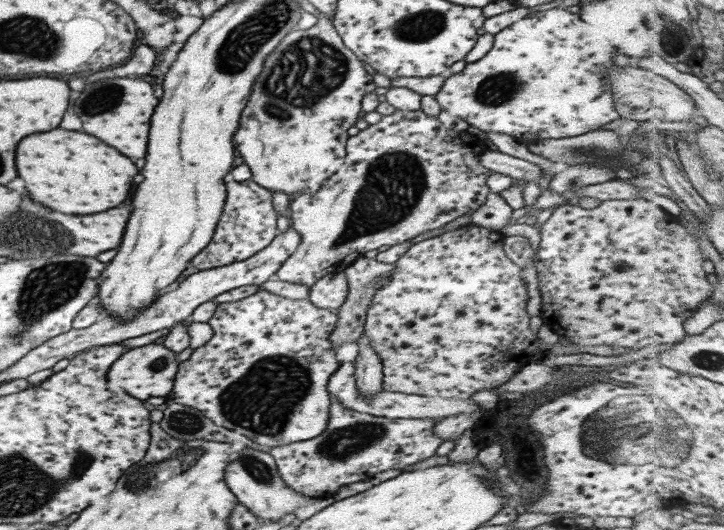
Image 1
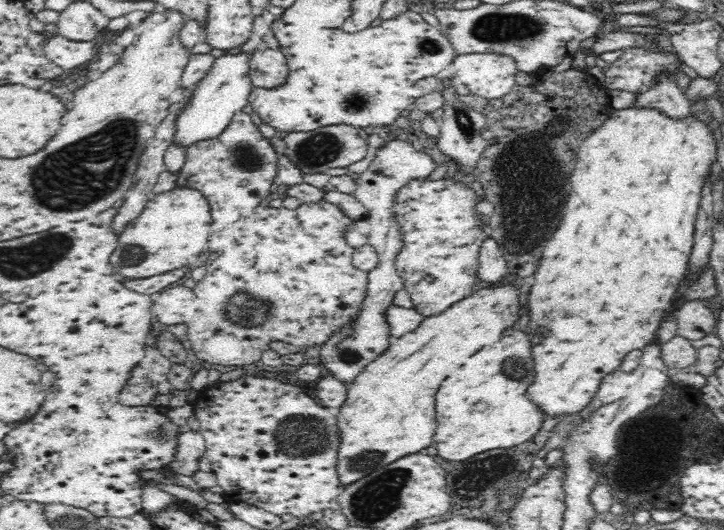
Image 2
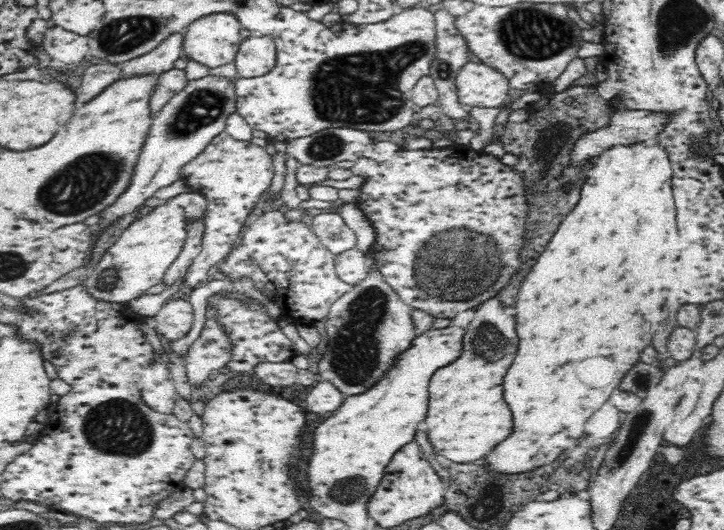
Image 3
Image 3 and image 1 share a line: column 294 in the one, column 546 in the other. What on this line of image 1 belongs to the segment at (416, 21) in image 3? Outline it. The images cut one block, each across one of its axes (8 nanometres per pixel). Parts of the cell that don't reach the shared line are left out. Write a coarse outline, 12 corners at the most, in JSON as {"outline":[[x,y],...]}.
{"outline":[[563,7],[493,34],[441,111],[525,146],[620,119],[619,52]]}

